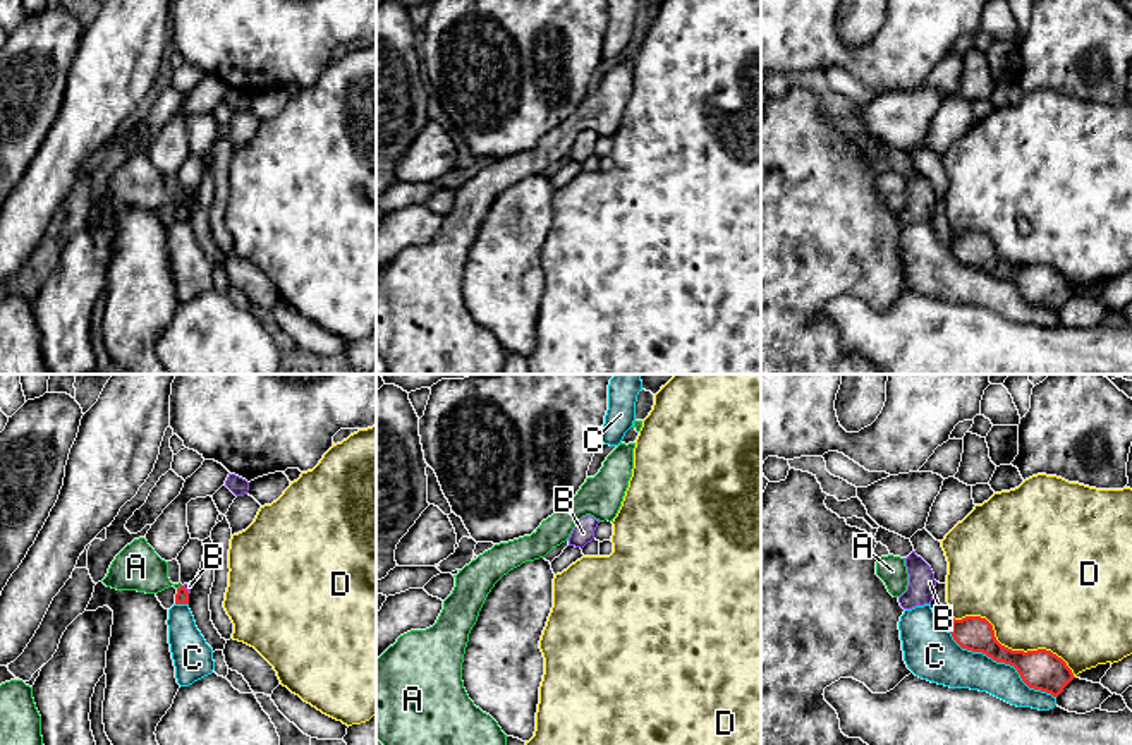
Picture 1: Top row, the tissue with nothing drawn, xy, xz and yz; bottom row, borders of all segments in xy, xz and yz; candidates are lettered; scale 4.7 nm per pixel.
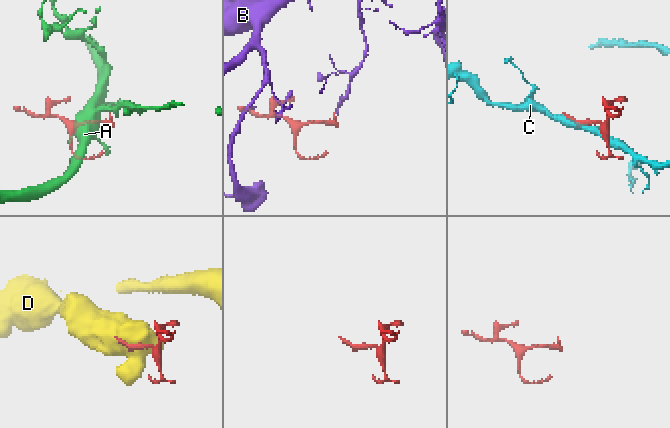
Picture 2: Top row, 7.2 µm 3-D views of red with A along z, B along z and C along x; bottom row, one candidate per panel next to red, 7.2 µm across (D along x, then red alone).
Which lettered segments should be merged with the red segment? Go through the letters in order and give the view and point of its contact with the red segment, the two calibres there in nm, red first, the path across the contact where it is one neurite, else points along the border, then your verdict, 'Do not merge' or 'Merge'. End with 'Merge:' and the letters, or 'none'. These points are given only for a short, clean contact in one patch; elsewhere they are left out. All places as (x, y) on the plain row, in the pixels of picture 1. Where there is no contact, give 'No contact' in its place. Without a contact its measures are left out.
A: Touches red at xy (179, 203). Thickness 60 nm (red) against 220 nm. Do not merge
B: Touches red at xy (186, 205). Thickness 60 nm (red) against 40 nm. Boundary: xy (182, 201), (189, 208). Do not merge
C: Touches red at yz (1004, 277). Thickness 190 nm (red) against 200 nm. Do not merge
D: Touches red at yz (1010, 265). Thickness 190 nm (red) against 440 nm. Do not merge
Merge: none

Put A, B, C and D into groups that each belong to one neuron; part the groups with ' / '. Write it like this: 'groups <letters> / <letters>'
groups A / B / C / D

